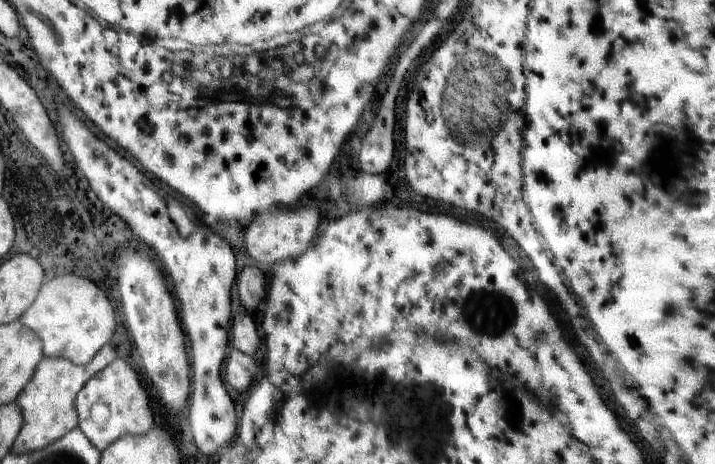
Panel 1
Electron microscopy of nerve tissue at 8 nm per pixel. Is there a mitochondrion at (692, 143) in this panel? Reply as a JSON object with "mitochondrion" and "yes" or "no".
{"mitochondrion":"no"}

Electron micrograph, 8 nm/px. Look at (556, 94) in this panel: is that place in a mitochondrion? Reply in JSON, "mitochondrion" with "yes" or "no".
{"mitochondrion":"no"}

